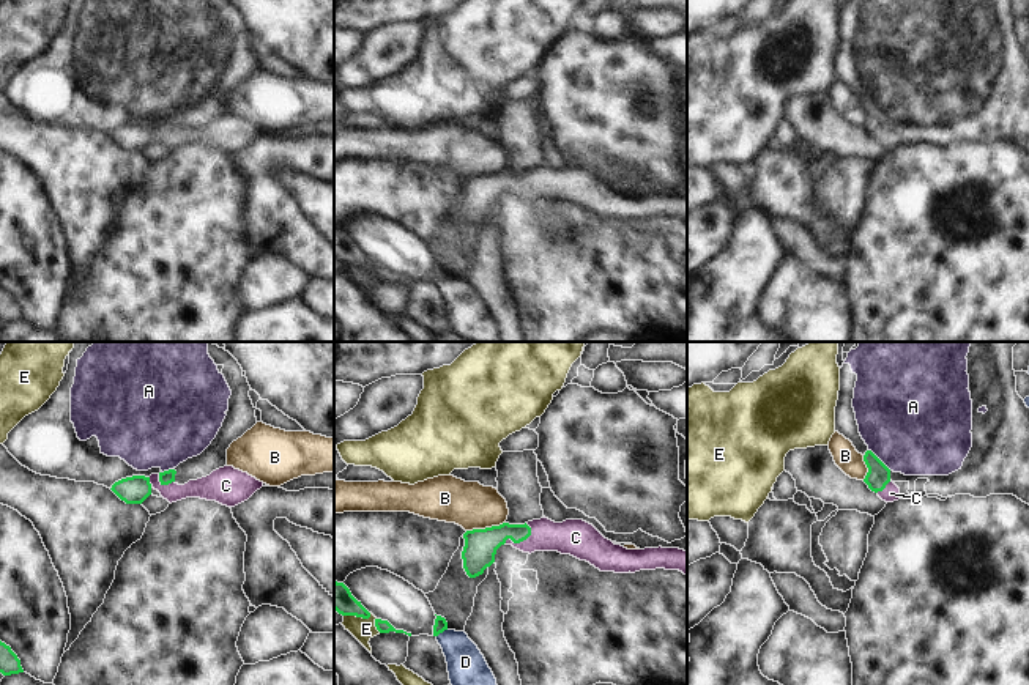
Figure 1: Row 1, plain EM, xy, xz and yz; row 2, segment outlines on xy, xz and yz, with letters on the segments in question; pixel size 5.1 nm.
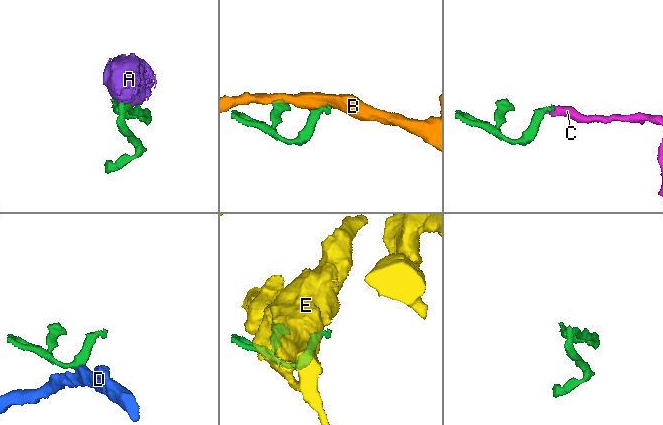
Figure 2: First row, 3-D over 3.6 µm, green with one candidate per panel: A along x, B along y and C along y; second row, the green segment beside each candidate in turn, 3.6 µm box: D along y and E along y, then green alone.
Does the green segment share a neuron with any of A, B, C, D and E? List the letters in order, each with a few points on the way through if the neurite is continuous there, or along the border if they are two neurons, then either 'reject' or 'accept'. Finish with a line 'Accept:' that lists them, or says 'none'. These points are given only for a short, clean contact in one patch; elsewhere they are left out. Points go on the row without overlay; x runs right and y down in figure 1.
A: border yz (869, 96), (891, 117); reject
B: border xz (505, 169), (467, 178); reject
C: way xz (481, 192), (494, 185), (520, 188), (569, 185); accept
D: border xz (446, 276), (437, 284); reject
E: reject
Accept: C

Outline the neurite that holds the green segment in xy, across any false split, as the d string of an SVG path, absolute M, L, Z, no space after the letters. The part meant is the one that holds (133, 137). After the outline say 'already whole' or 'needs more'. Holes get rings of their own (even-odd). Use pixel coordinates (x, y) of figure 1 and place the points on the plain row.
M233 113L219 115L184 132L175 129L175 121L175 117L169 117L150 124L132 123L115 129L110 137L126 151L142 151L154 135L170 151L186 145L200 145L235 154L263 134L263 129Z; needs more

